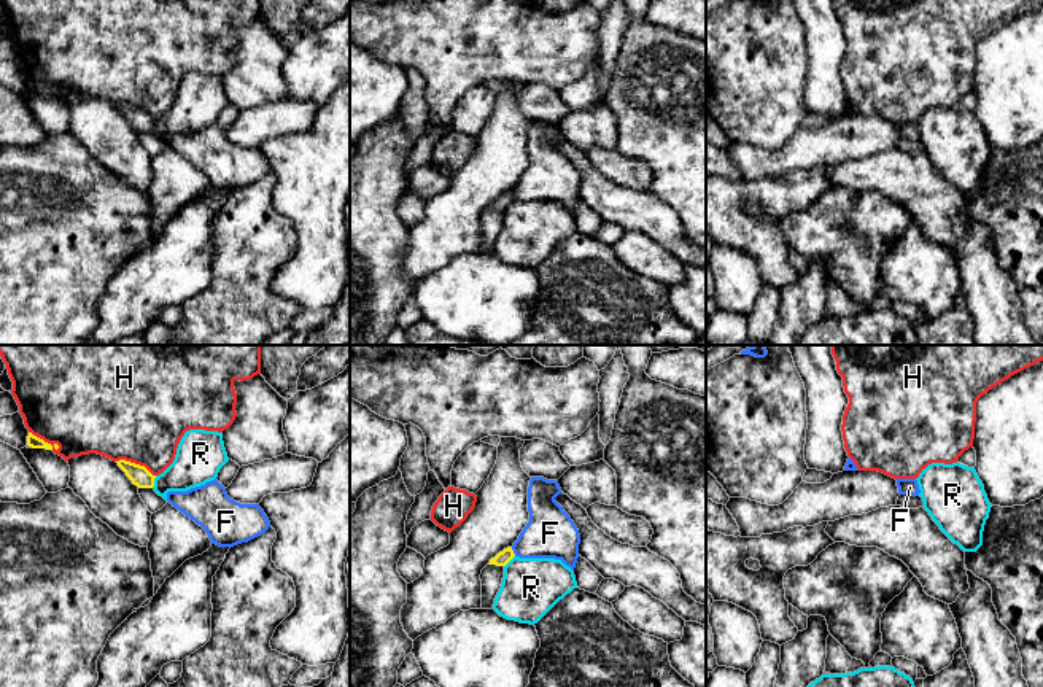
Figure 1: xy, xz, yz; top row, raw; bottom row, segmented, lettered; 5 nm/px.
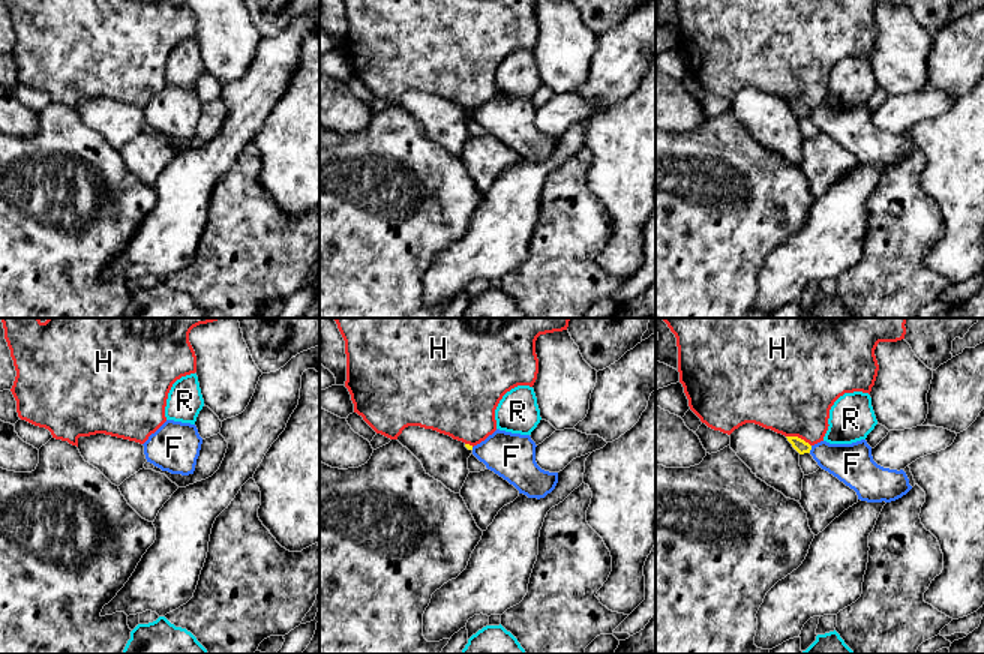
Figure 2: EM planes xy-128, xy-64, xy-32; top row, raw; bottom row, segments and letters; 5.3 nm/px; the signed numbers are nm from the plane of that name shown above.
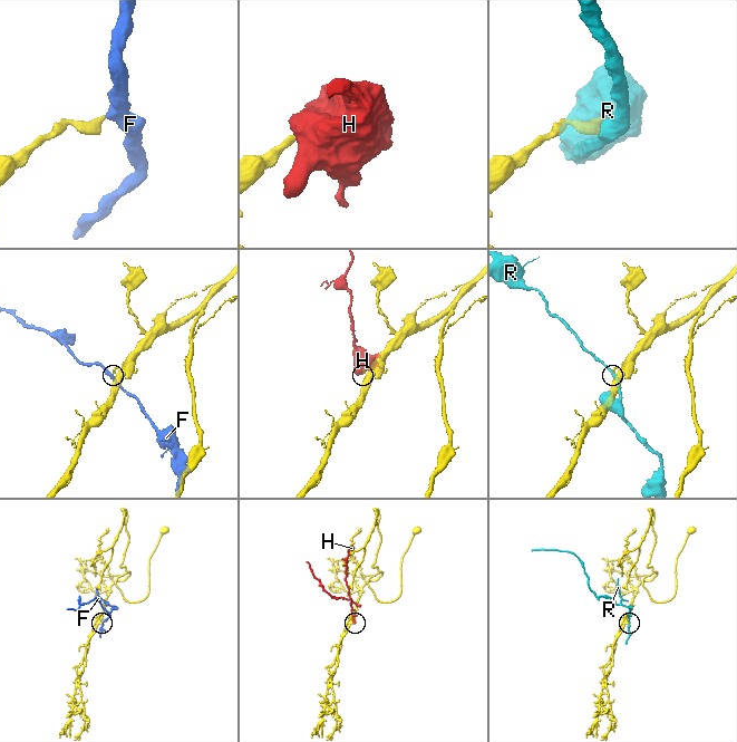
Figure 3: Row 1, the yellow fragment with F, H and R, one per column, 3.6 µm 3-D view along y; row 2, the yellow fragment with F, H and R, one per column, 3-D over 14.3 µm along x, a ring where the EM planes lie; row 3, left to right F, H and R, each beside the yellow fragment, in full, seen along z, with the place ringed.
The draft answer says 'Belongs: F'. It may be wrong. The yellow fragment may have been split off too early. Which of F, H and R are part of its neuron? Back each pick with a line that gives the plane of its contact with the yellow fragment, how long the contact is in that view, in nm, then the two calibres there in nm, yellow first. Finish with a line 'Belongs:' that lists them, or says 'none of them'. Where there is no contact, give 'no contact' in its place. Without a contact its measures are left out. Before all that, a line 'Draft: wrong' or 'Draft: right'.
Draft: wrong
Belongs: none of them

